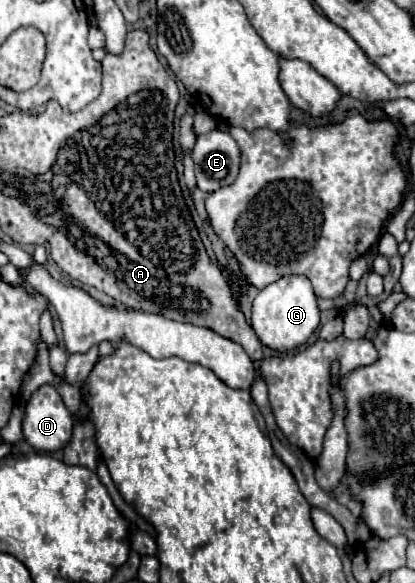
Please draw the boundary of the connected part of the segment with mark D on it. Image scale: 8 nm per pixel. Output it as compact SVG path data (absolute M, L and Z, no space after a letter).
M52 385L36 389L26 405L24 439L40 451L58 451L70 443L74 419Z

